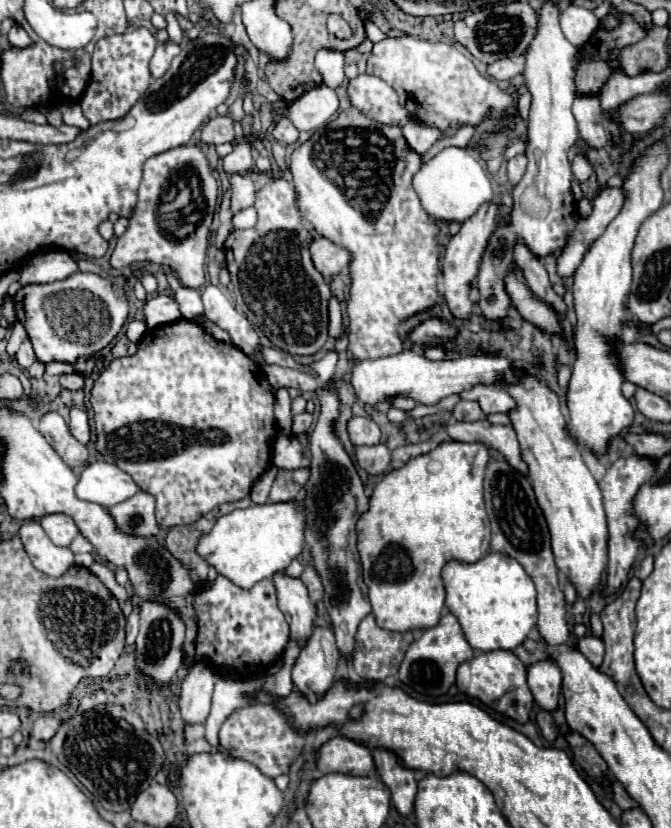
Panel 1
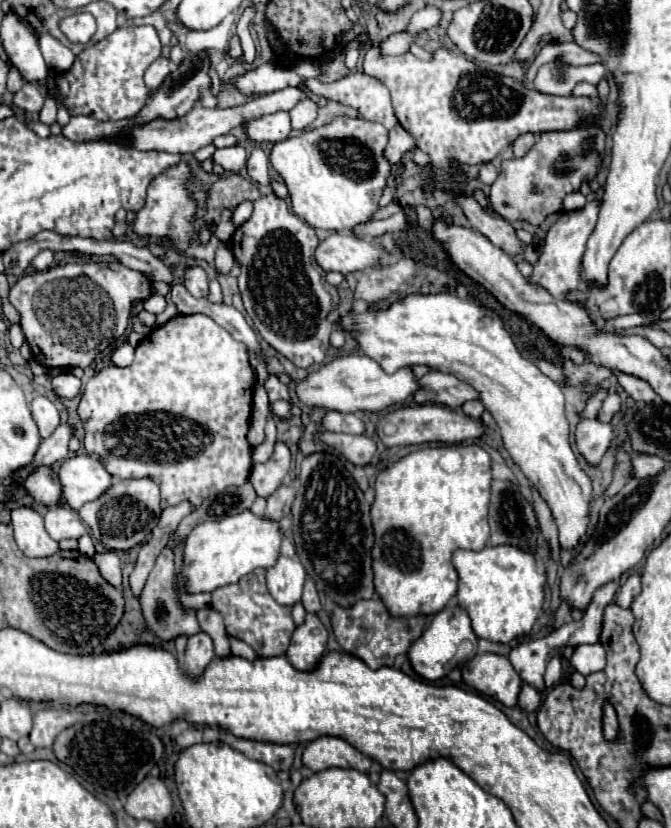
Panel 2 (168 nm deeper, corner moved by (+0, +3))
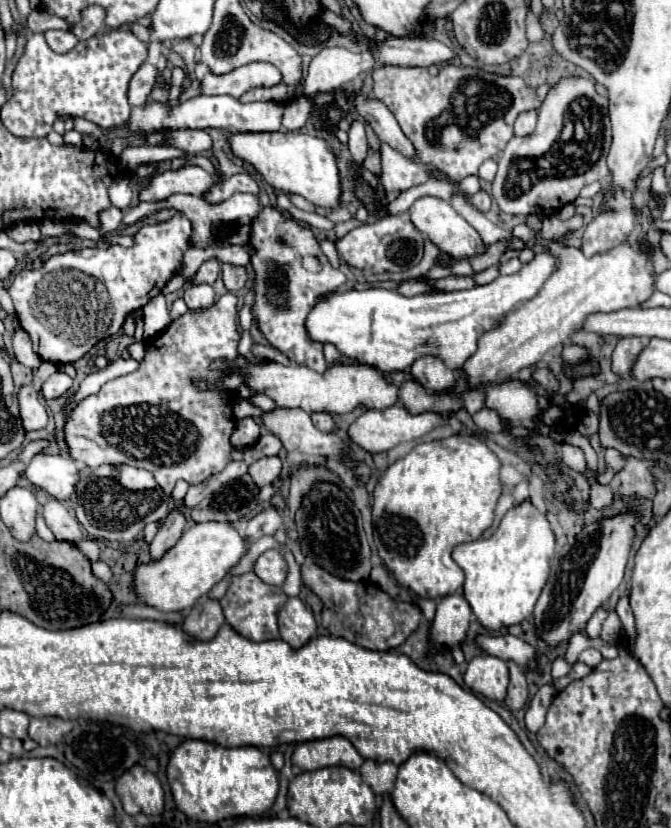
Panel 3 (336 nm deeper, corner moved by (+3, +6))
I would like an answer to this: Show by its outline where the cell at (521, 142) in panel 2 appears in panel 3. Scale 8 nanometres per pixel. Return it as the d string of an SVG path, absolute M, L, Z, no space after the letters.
M527 111L521 113L515 121L515 135L517 137L527 137L535 131L535 123L537 123L537 111Z

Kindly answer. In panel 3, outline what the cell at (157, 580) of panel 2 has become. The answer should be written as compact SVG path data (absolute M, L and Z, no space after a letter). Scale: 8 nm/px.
M179 509L171 511L167 521L161 525L161 529L157 531L155 539L149 545L149 553L151 553L151 561L159 561L181 537L185 527L185 517Z

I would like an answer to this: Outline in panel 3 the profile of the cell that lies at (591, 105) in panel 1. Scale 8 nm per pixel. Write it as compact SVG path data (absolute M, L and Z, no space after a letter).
M529 9L529 15L527 15L527 39L529 41L543 41L545 39L545 33L539 25L539 17Z

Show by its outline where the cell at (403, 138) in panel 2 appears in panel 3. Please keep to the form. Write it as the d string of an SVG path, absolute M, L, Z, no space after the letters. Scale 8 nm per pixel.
M359 121L351 123L351 131L349 131L349 151L353 153L353 157L357 161L363 161L369 153L369 141L365 135L365 125Z

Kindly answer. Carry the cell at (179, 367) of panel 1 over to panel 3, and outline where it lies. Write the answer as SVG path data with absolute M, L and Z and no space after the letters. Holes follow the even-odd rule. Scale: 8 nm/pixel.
M233 293L221 295L211 307L193 309L171 321L171 325L153 337L147 343L147 351L139 369L117 379L107 381L99 393L85 397L79 407L73 411L73 417L65 421L65 441L69 445L69 453L75 461L87 467L113 465L121 469L123 465L133 465L139 469L147 469L153 473L159 487L165 495L171 495L175 483L179 479L189 485L199 485L211 475L219 475L233 459L233 445L229 441L235 429L231 389L219 385L235 367L227 369L211 369L211 363L217 359L233 361L239 357L239 313L237 313L237 297ZM197 381L213 383L211 389L197 387Z

